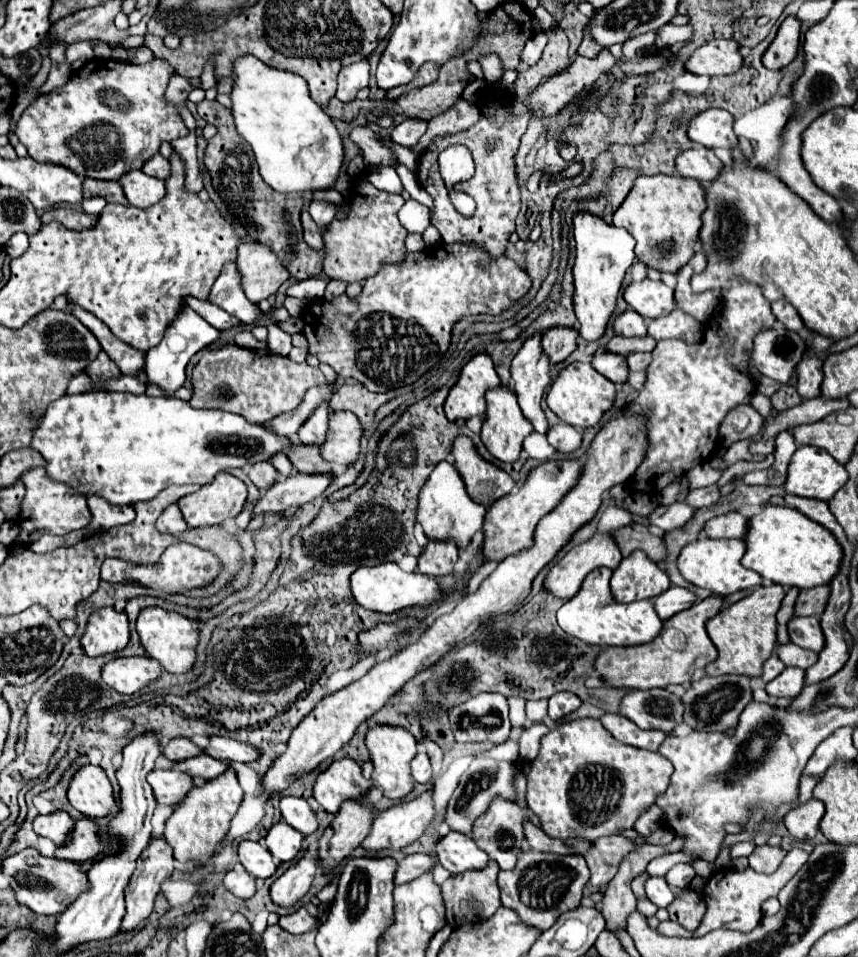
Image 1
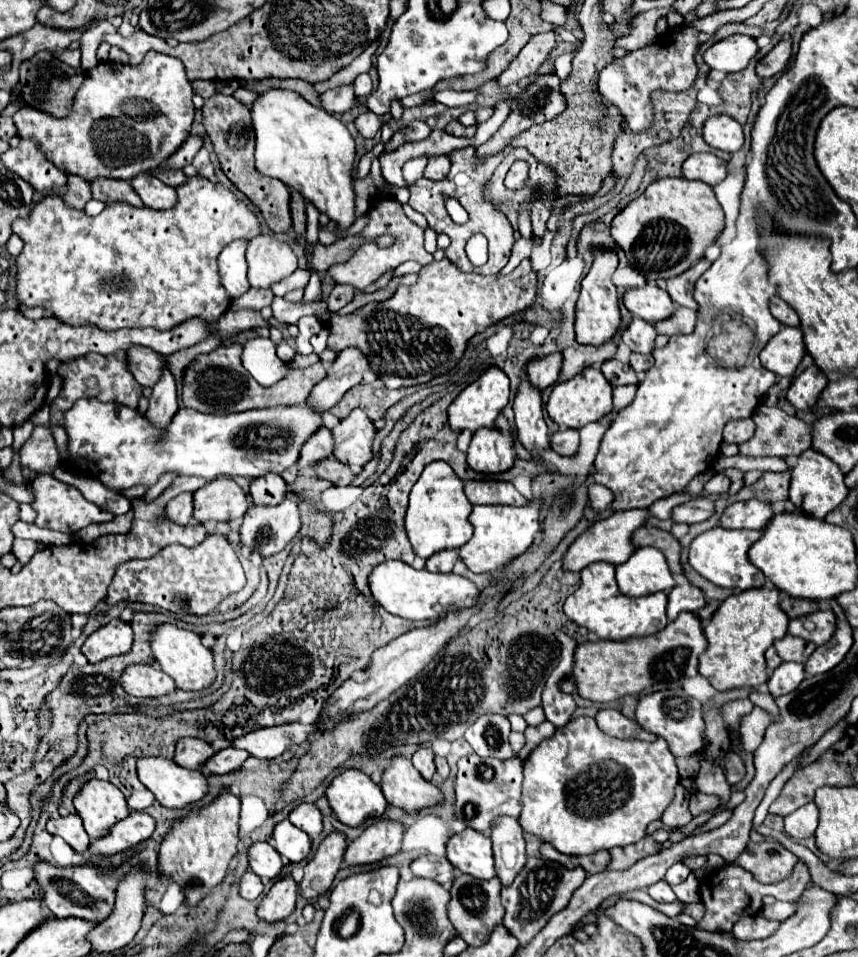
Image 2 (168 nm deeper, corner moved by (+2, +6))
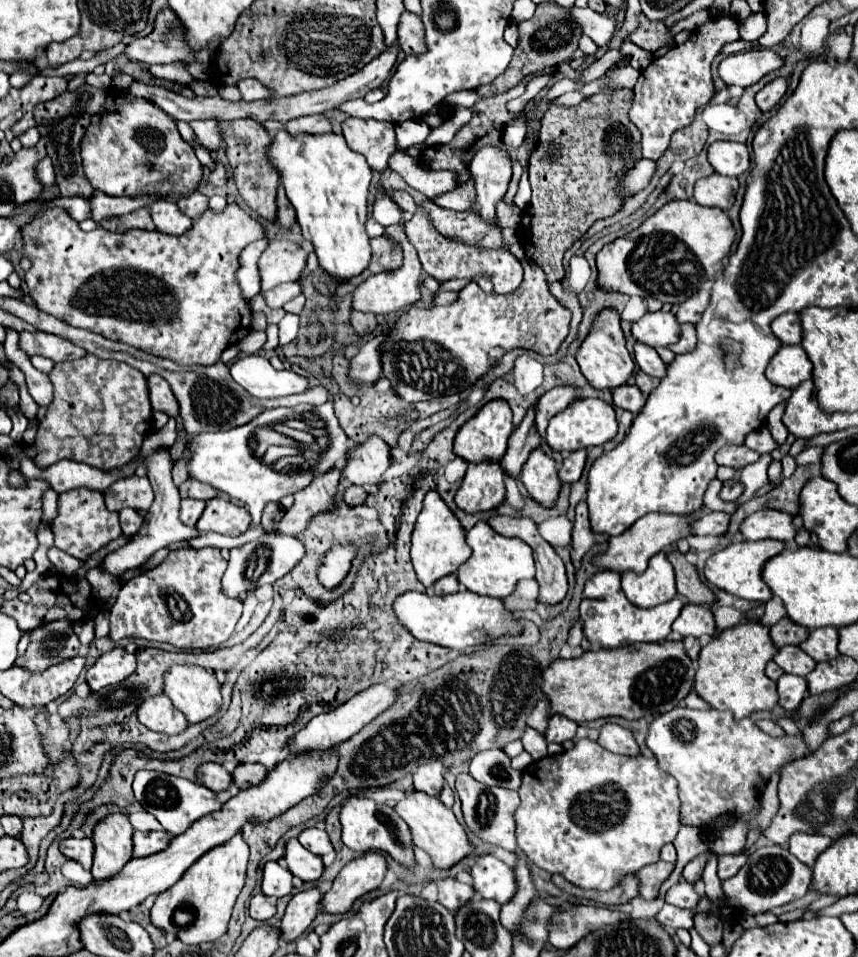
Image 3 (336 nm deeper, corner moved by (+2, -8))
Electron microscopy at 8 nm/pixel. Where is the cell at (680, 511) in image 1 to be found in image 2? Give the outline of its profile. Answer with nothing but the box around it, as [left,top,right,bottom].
[673,497,715,523]

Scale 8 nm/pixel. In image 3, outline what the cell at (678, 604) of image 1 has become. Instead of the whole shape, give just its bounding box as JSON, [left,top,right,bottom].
[673,605,715,637]

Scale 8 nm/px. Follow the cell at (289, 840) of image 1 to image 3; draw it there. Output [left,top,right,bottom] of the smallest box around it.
[285,839,323,881]

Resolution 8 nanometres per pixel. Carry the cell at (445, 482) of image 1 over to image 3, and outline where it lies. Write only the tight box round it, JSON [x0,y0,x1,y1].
[411,491,471,589]

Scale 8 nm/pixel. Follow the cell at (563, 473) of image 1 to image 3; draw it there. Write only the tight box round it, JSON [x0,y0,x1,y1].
[457,521,535,599]

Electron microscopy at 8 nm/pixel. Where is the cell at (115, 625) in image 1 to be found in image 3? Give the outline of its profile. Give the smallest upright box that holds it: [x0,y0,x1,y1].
[87,647,135,691]

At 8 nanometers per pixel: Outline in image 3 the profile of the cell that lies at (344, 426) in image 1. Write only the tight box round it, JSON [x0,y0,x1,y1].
[343,435,389,485]

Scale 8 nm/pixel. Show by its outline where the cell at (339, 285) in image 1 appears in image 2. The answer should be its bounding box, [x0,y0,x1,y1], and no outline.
[329,285,355,311]

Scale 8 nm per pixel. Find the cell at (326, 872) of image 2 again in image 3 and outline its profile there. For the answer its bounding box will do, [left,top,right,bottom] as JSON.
[279,887,323,941]

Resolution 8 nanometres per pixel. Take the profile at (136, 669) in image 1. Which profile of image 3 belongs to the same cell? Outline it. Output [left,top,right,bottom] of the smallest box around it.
[137,693,187,735]

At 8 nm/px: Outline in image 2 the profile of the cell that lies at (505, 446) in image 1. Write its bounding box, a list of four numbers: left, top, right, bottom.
[467,429,515,475]

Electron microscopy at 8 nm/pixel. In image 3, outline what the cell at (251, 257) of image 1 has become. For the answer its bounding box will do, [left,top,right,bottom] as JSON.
[259,240,313,293]

